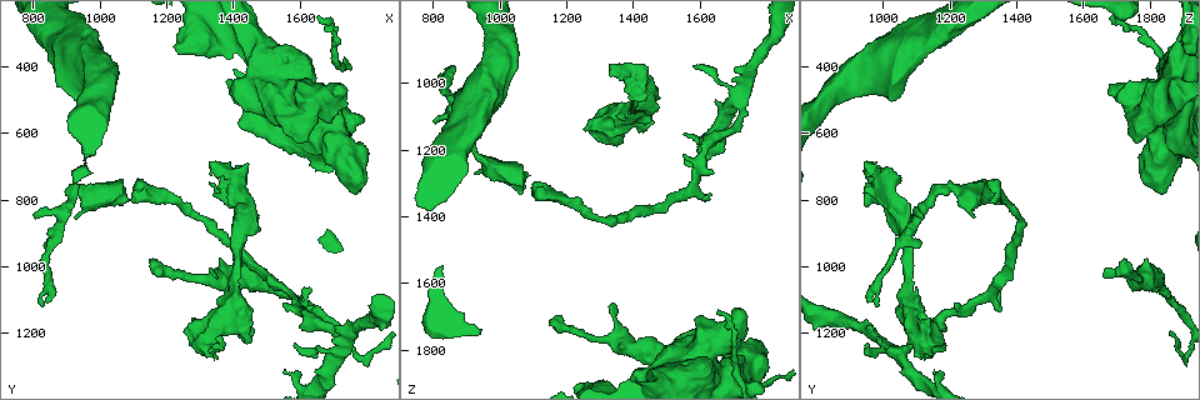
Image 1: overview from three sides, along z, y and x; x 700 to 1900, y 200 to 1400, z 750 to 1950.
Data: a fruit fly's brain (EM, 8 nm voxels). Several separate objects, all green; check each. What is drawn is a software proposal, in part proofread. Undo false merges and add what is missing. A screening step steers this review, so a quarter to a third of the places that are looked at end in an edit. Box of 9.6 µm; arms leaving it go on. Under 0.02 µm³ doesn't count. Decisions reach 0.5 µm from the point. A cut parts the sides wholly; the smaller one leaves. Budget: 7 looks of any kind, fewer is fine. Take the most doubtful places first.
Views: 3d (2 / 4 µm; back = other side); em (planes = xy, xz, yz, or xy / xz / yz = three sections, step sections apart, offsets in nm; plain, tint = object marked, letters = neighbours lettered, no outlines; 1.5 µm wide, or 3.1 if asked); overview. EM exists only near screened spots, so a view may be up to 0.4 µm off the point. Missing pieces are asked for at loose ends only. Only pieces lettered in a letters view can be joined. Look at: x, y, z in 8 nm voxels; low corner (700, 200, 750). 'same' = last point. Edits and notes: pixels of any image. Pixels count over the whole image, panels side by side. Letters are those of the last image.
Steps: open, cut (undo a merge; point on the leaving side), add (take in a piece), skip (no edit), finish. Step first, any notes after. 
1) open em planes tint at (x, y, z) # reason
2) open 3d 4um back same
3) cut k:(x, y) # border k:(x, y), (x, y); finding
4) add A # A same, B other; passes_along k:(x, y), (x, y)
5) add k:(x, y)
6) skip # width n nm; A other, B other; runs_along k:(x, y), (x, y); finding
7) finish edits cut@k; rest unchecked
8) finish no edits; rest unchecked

open em planes letters at (1140, 980, 1720) # an open end

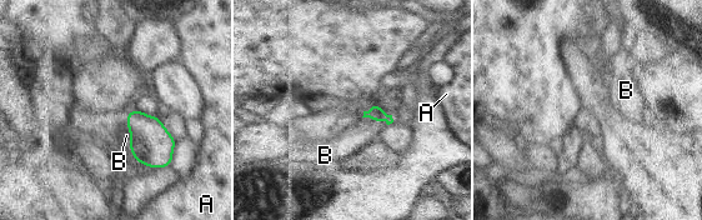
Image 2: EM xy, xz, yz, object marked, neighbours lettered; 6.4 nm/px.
add B # A other, B same; passes_along 2:(375, 113), (375, 120), (365, 131); the neuron continues

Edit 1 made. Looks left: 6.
open 3d 2um back at (1330, 690, 940) # thick end

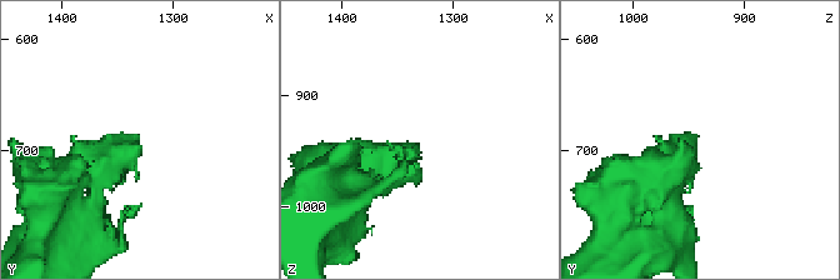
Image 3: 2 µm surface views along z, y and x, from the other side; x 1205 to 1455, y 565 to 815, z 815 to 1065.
open em xy step 8 letters at (1332, 692, 944) # shape alone is not enough

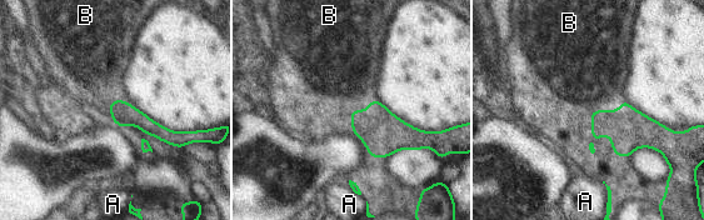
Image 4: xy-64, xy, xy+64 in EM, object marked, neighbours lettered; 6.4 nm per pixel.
open em planes letters same # cut it another way

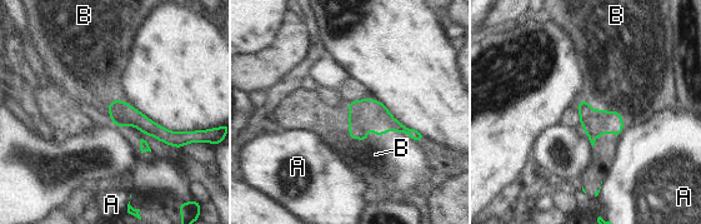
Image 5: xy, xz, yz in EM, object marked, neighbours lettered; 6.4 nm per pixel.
add B # A other, B same; passes_along 5:(596, 123), (597, 110), (616, 76); the neuron continues

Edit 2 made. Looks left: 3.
open 3d 4um at (1590, 480, 1700) # thick end

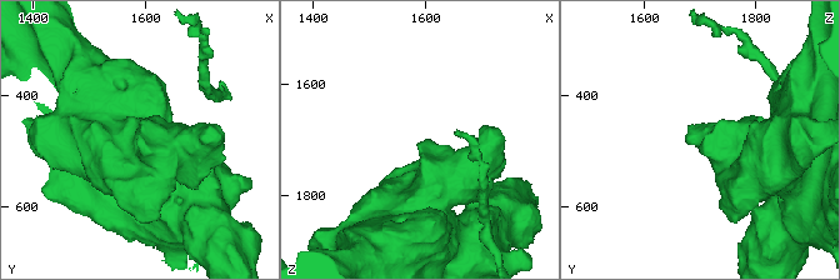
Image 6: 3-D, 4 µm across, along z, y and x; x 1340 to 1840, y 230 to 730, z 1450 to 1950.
open em xy step 4 letters at (1580, 475, 1705) # need the tissue

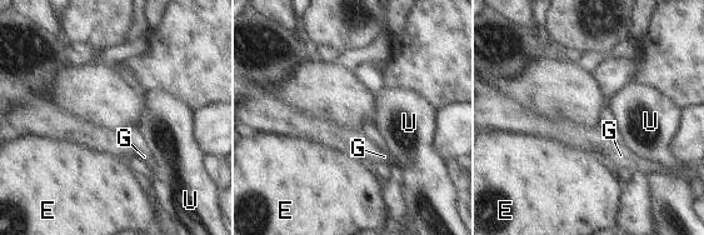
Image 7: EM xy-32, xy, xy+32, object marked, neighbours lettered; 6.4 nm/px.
open em planes letters same # cut it another way

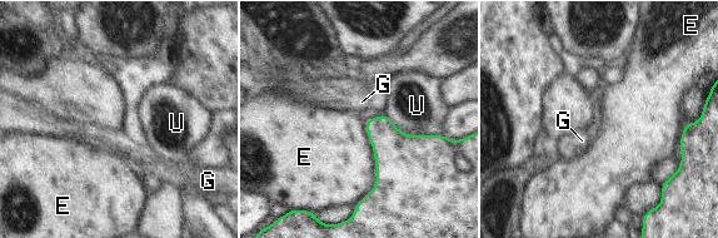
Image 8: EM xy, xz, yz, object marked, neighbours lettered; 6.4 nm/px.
skip # longest_contact E 550 nm; E other, G other, U other; no lettered piece goes on from it

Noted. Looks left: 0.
finish edits add@2, add@5; rest unchecked

